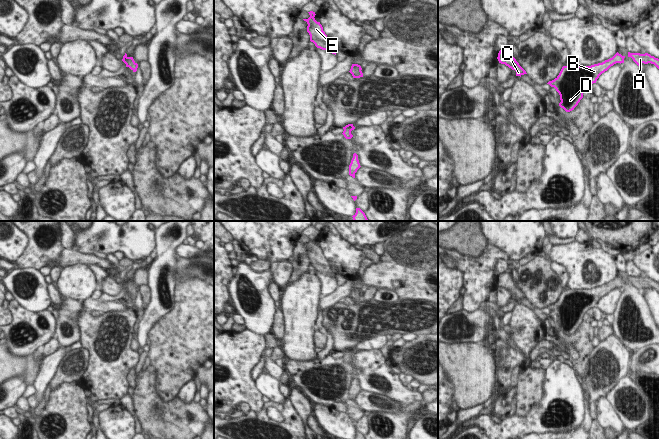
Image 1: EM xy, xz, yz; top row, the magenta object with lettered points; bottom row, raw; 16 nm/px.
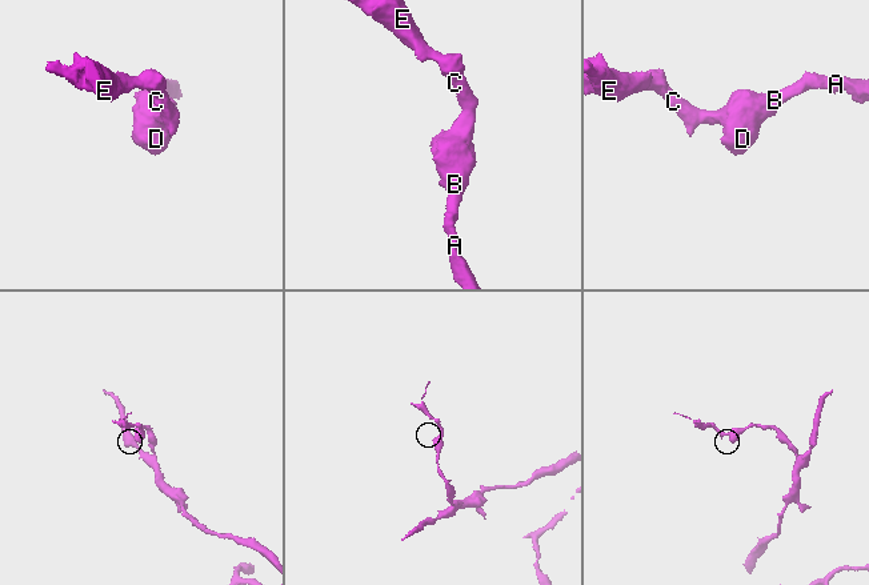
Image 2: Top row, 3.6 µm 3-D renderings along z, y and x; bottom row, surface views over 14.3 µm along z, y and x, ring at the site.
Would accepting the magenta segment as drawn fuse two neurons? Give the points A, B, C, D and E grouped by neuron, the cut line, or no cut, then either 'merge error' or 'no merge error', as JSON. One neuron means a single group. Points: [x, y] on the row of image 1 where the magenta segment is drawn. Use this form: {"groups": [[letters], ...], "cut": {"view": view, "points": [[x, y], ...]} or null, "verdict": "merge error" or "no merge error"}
{"groups": [["A", "B", "C", "D", "E"]], "cut": null, "verdict": "no merge error"}

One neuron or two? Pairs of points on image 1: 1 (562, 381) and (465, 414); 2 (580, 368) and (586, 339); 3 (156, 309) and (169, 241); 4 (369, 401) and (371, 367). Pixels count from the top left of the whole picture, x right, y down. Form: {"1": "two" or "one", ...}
{"1": "two", "2": "one", "3": "one", "4": "two"}

